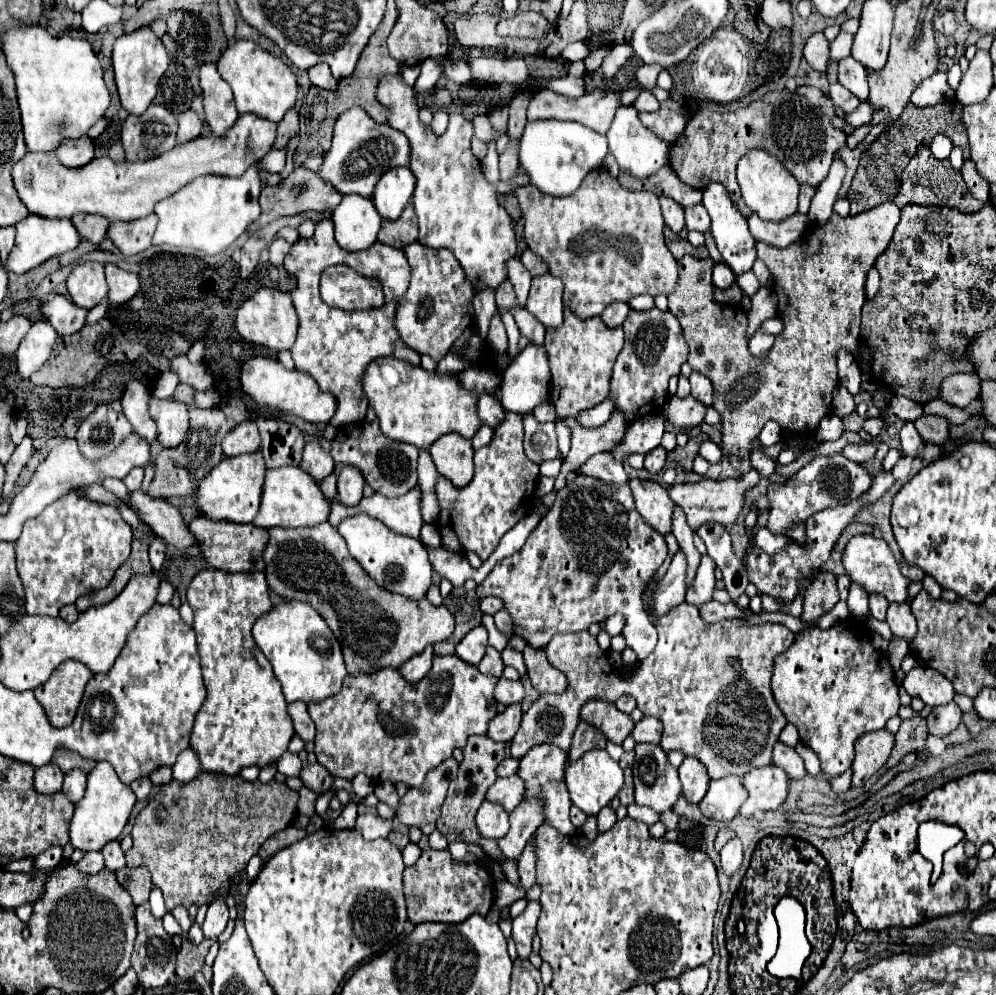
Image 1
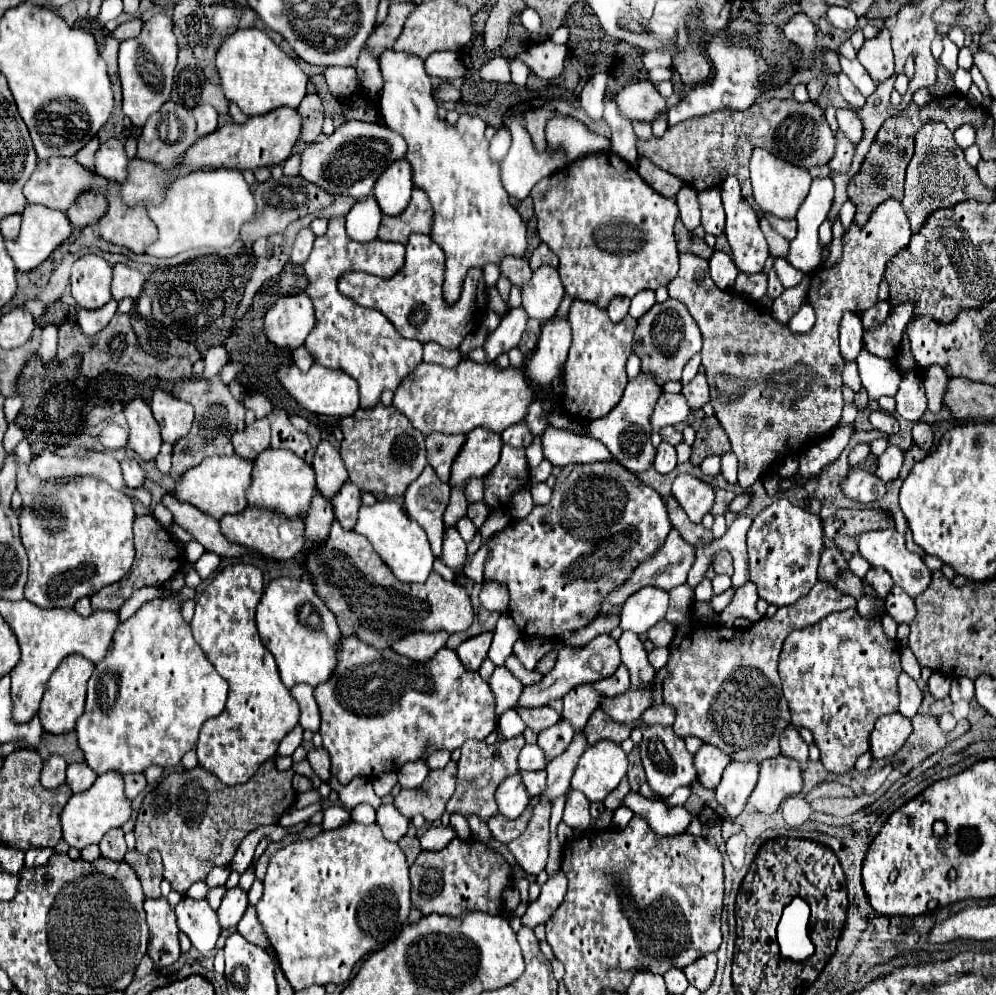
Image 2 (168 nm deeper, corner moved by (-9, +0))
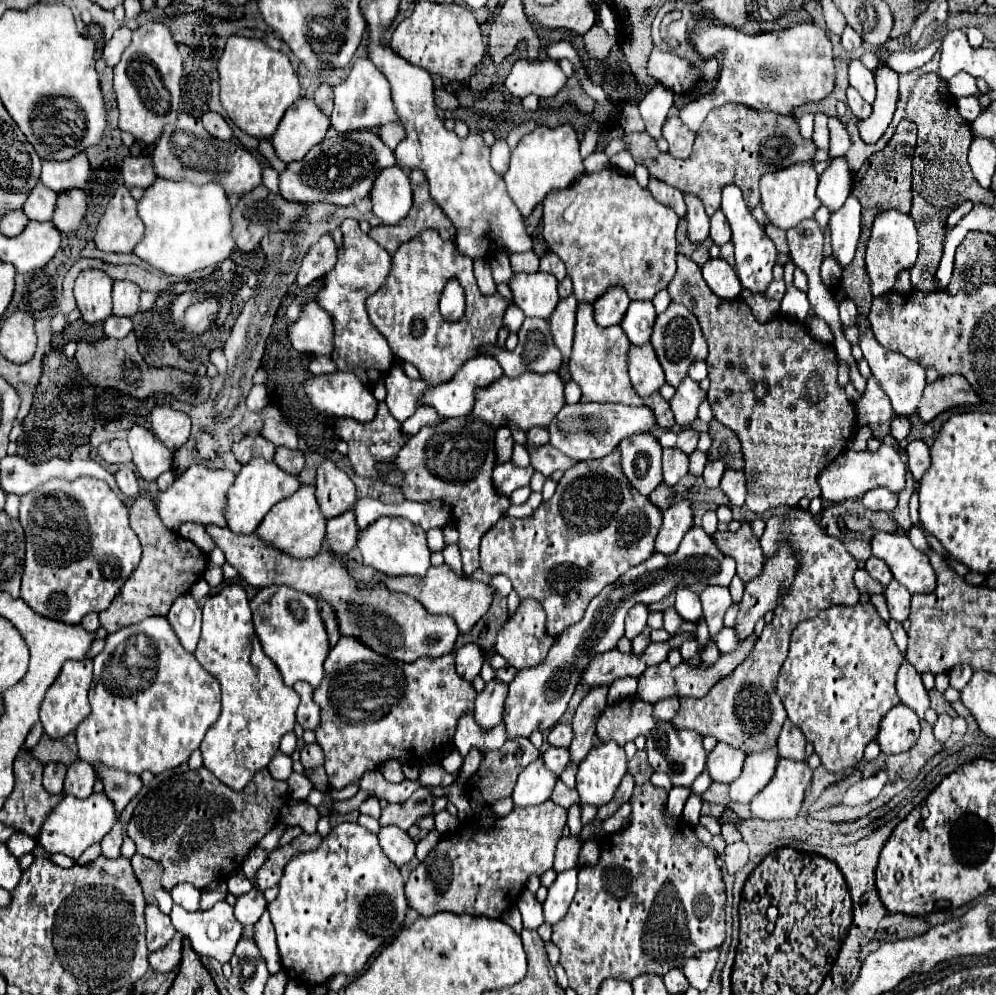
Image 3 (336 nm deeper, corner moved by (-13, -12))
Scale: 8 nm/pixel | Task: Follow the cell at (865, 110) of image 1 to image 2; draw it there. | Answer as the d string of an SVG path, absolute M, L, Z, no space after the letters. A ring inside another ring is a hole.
M836 110L836 120L838 120L842 134L852 144L858 144L860 136L862 136L862 128L860 128L860 122L856 120L856 112L854 110Z

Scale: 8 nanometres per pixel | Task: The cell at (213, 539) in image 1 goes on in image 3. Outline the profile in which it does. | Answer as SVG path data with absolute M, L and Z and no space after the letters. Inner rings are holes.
M304 484L296 494L292 494L290 498L282 500L280 504L272 506L272 510L268 512L268 516L260 522L260 526L256 528L256 536L260 540L266 540L266 544L274 546L276 550L298 558L298 560L306 560L316 556L322 550L322 540L324 540L324 516L318 508L316 496L314 496L314 486Z

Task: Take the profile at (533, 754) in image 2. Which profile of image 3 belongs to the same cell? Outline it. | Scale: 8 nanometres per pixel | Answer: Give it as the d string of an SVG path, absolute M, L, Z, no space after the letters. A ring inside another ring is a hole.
M548 748L548 750L540 756L540 760L544 762L544 766L546 766L556 778L560 778L560 774L564 772L564 768L566 768L568 762L570 762L570 756L568 756L568 750L566 750L566 748Z

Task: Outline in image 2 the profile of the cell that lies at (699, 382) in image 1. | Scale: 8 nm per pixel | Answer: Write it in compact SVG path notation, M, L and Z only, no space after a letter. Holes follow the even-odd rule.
M696 374L696 378L692 378L688 384L682 384L680 394L686 398L690 410L702 408L706 402L710 402L710 390L708 390L706 376L704 374Z

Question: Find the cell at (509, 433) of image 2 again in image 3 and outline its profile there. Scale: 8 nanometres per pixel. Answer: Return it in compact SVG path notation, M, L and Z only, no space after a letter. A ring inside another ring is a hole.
M530 428L526 432L526 446L528 448L540 448L544 444L548 444L548 432L546 432L546 428Z

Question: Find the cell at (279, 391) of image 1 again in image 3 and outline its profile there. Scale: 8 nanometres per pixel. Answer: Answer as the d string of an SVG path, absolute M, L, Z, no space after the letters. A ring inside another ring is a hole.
M332 372L332 374L318 374L304 380L304 392L310 404L326 418L352 418L356 422L370 422L376 414L378 400L370 392L368 386L360 384L360 380L350 372Z

